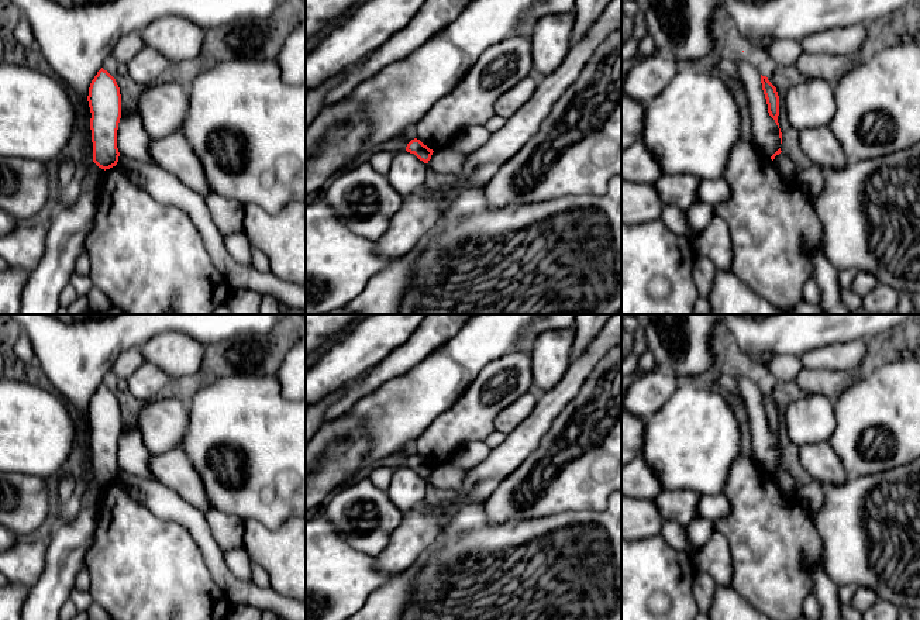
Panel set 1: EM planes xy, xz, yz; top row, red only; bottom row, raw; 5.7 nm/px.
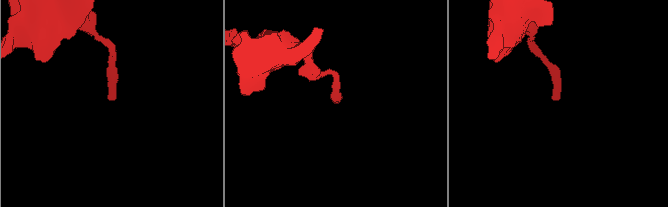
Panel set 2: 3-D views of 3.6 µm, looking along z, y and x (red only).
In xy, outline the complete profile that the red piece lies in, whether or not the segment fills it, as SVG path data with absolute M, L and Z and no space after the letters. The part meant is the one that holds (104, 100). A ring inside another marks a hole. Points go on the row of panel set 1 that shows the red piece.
M103 68L97 72L87 96L92 118L93 162L110 169L118 162L117 130L121 118L121 94L116 79Z

